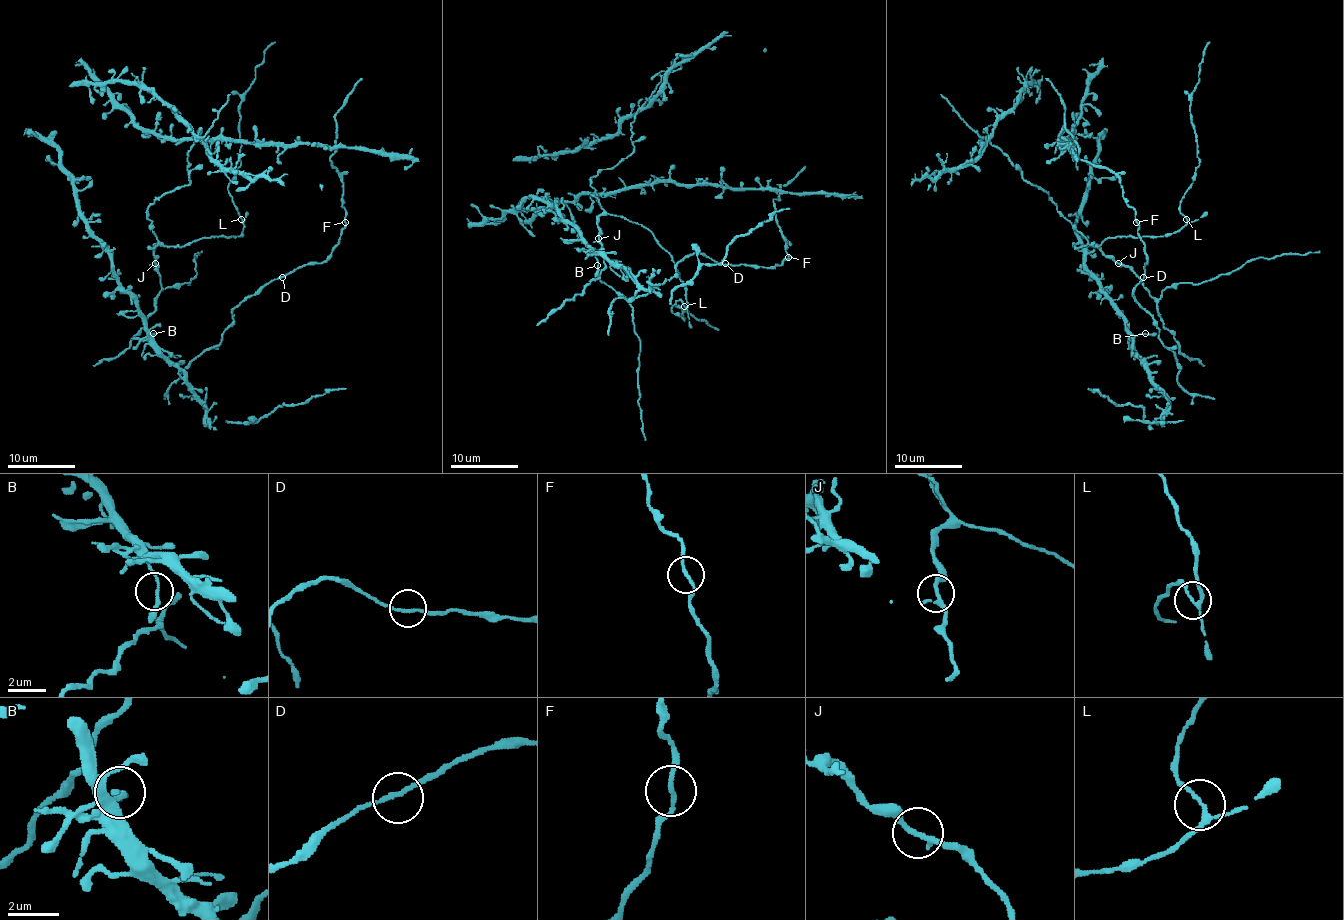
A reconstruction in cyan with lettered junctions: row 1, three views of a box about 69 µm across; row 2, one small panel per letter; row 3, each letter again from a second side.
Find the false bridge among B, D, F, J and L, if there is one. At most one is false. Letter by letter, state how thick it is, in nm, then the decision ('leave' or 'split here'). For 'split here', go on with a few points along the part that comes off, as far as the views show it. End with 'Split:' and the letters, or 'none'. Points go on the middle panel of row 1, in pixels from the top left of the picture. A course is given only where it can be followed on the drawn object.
B: 160 nm thick; leave
D: 150 nm thick; leave
F: 160 nm thick; leave
J: 170 nm thick; leave
L: 150 nm thick; leave
Split: none

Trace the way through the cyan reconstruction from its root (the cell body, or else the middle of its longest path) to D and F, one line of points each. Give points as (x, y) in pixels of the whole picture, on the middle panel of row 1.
D: (663, 282), (671, 279), (676, 274), (676, 265), (692, 253), (705, 253), (715, 262), (725, 263)
F: (663, 282), (671, 279), (676, 265), (692, 253), (705, 253), (719, 263), (751, 267), (780, 265), (788, 257)

